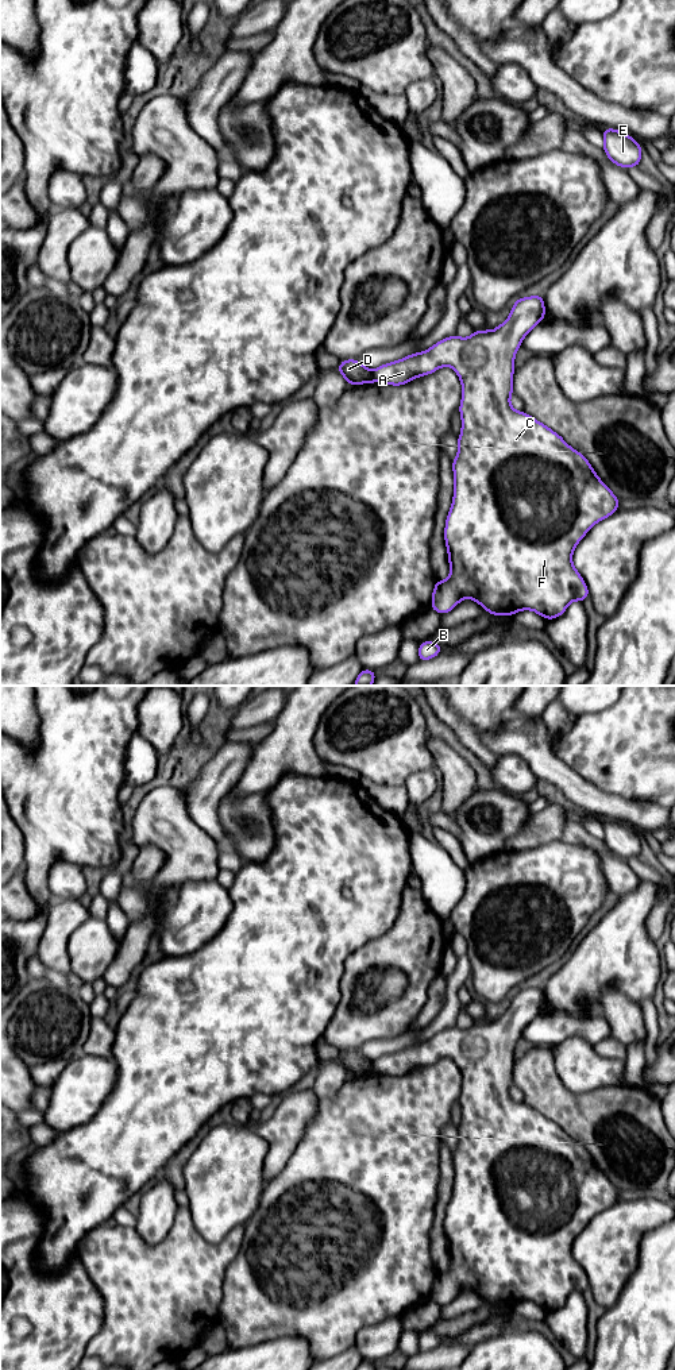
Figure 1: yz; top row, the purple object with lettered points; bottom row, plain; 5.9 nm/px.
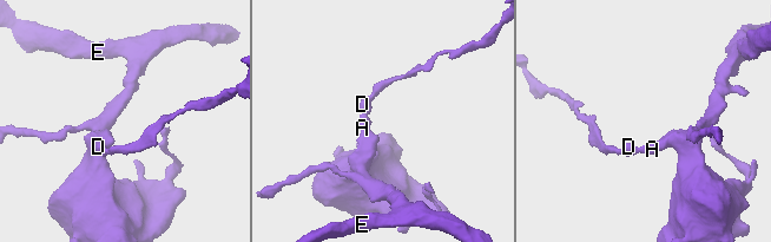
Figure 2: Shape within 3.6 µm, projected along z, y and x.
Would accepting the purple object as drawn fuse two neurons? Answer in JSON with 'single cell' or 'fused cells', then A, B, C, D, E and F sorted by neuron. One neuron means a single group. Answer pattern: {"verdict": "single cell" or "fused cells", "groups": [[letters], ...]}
{"verdict": "fused cells", "groups": [["A", "B", "C", "E", "F"], ["D"]]}

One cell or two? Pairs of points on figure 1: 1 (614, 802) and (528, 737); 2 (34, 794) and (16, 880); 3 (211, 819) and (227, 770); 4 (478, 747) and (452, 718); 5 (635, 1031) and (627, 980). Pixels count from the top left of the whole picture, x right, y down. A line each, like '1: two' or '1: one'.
1: one
2: two
3: one
4: one
5: two

